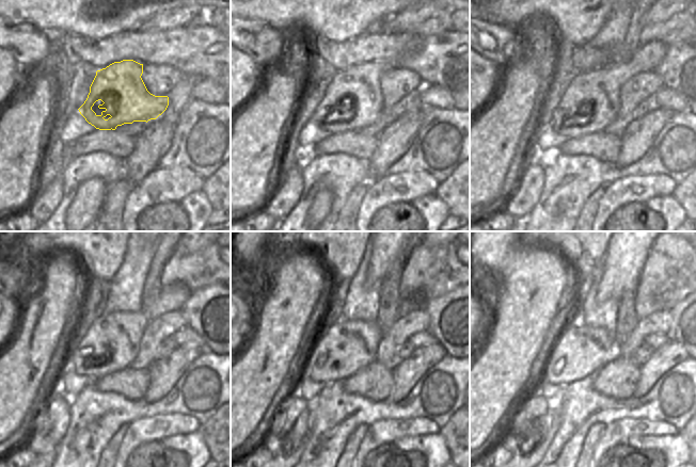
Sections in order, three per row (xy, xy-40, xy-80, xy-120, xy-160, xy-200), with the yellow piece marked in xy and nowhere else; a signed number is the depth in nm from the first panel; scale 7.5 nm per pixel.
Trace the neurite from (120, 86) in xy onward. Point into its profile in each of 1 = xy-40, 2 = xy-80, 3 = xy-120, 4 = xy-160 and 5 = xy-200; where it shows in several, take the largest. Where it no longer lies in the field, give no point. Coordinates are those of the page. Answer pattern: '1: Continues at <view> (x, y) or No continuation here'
1: Continues at xy-40 (357, 89)
2: Continues at xy-80 (594, 95)
3: Continues at xy-120 (111, 343)
4: Continues at xy-160 (348, 345)
5: Continues at xy-200 (579, 350)

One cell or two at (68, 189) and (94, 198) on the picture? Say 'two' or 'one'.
two

